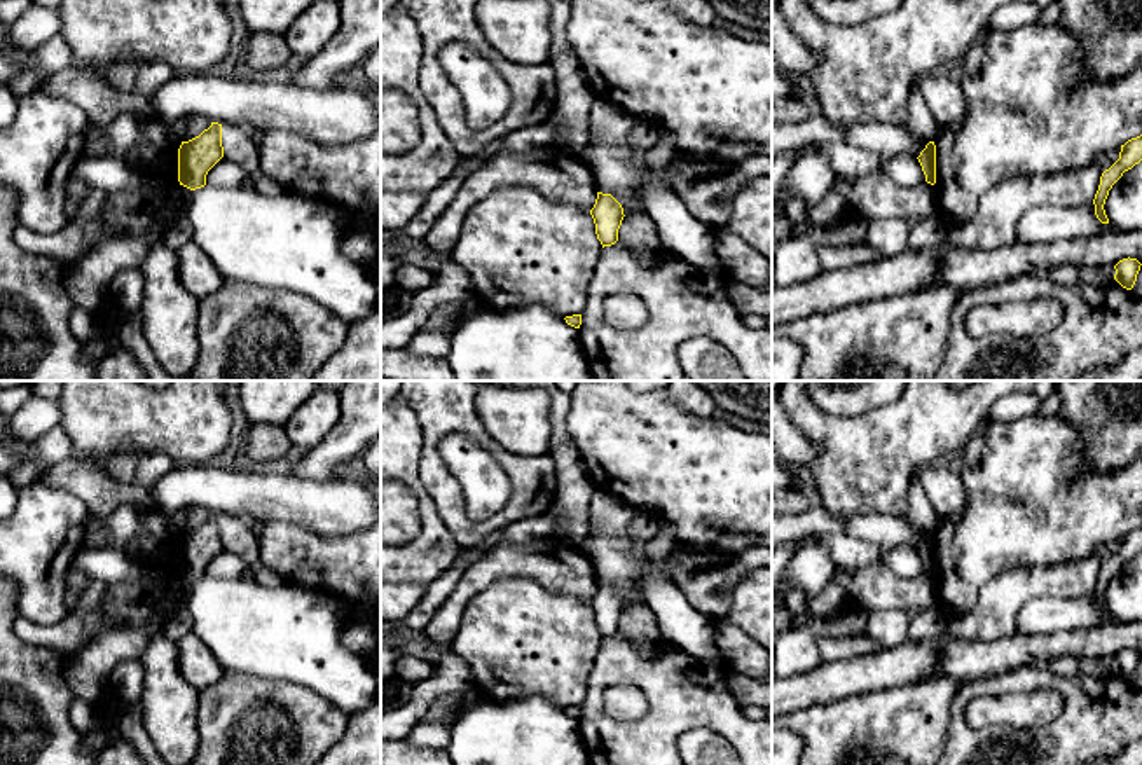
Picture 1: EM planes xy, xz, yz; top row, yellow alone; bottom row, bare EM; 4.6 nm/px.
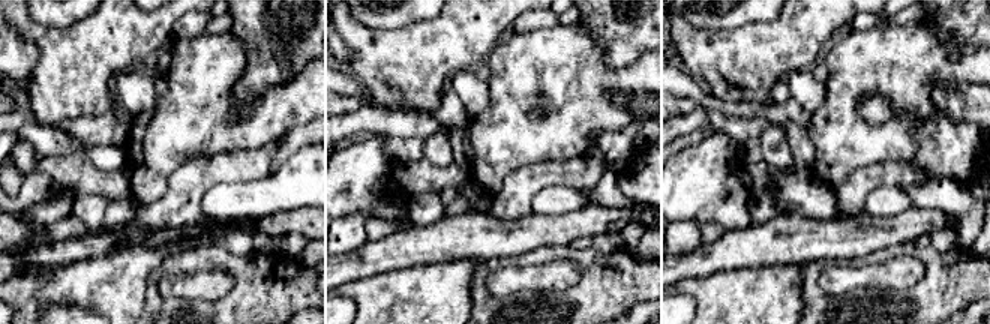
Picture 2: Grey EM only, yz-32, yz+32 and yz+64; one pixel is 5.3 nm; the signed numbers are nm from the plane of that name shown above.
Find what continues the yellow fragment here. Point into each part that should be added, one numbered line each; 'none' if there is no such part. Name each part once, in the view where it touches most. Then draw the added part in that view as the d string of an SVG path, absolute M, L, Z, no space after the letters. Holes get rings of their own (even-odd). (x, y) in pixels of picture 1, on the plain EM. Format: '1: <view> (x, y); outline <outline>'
none

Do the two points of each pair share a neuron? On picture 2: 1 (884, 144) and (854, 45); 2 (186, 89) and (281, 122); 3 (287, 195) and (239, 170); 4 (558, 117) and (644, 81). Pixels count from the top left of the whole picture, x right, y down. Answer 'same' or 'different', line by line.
1: same
2: same
3: different
4: same

